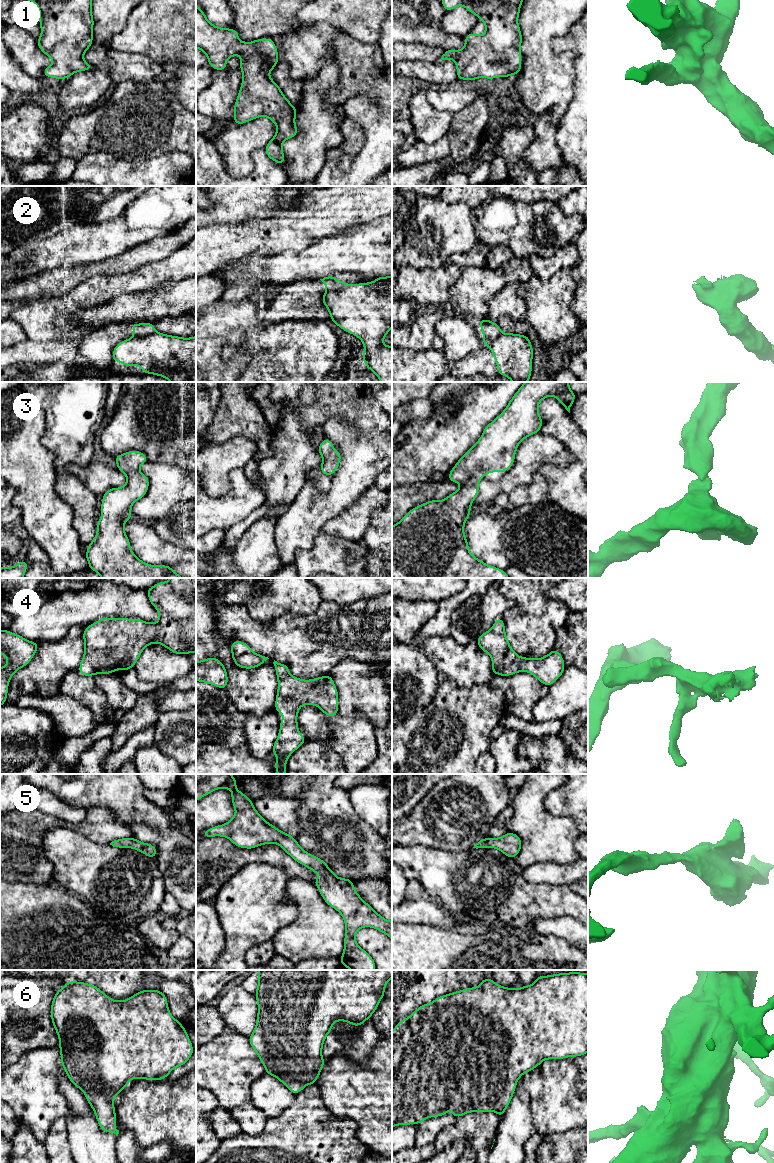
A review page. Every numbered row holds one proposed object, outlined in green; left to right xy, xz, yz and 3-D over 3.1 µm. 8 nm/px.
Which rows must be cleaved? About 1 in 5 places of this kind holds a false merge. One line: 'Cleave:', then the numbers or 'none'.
Cleave: 2

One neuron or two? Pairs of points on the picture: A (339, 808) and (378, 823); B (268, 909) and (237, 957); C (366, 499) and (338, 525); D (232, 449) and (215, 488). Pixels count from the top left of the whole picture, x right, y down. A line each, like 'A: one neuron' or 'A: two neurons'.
A: two neurons
B: one neuron
C: one neuron
D: one neuron

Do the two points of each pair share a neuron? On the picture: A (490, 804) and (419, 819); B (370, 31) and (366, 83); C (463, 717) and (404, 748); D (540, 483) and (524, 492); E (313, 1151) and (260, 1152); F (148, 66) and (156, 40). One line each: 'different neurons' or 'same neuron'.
A: same neuron
B: different neurons
C: same neuron
D: same neuron
E: same neuron
F: different neurons

